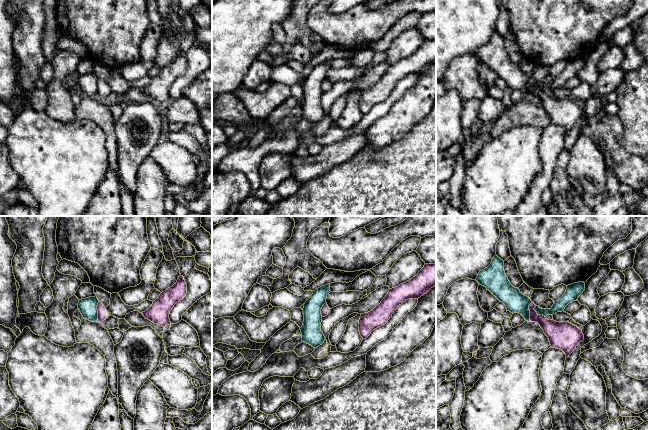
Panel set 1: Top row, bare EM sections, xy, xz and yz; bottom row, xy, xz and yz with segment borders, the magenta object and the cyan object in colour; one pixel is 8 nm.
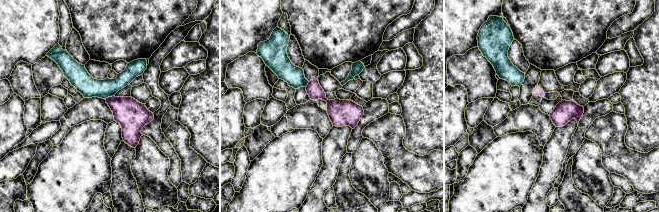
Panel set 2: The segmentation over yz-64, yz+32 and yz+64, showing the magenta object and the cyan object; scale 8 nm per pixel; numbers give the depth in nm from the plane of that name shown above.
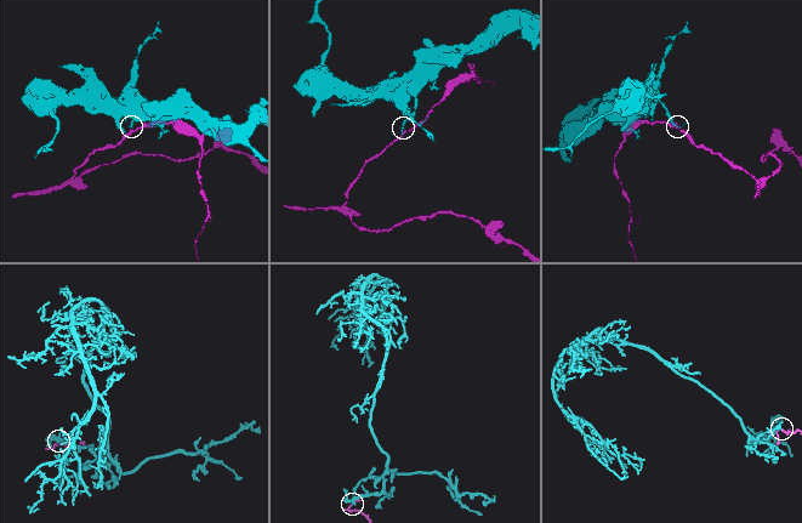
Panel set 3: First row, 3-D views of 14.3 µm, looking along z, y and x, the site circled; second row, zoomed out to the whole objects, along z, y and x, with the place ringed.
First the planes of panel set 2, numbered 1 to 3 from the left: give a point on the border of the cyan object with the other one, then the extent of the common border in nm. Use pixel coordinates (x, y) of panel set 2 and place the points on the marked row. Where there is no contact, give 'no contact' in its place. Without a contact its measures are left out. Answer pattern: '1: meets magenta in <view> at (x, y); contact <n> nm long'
1: meets magenta in yz-64 at (109, 97); contact 90 nm long
2: meets magenta in yz+32 at (307, 85); contact 50 nm long
3: no contact

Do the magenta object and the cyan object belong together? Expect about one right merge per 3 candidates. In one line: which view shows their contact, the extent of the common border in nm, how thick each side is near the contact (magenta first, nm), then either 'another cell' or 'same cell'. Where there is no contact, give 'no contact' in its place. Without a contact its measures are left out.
xy | 170 nm | 80/140 nm | another cell

